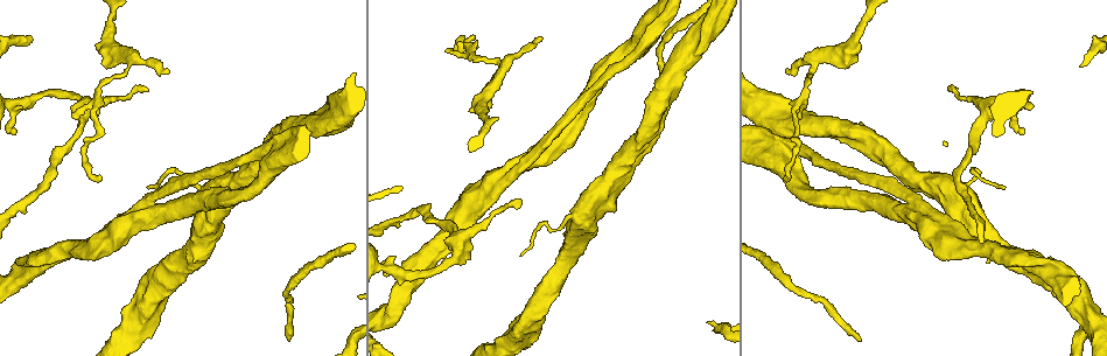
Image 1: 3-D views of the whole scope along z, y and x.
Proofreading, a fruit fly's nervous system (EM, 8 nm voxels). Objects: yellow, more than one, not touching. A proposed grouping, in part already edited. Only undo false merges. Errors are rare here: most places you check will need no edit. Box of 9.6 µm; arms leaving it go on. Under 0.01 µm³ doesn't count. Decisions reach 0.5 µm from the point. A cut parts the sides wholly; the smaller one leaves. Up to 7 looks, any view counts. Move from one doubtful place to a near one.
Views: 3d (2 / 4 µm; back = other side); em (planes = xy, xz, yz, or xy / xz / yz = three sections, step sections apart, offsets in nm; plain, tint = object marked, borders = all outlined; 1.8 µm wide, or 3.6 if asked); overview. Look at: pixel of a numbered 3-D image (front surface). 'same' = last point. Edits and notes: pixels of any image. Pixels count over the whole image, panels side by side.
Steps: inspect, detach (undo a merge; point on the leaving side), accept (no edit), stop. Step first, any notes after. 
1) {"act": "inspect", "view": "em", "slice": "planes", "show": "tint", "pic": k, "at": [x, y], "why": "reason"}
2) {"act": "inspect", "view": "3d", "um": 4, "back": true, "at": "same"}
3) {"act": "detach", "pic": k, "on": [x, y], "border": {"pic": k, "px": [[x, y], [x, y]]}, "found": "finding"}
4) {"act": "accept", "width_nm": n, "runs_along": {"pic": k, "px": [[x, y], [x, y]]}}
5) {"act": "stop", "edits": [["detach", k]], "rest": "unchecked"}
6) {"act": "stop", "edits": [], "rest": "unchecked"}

{"act": "inspect", "view": "em", "slice": "xy", "step": 4, "show": "tint", "pic": 1, "at": [832, 168], "why": "closes a loop"}

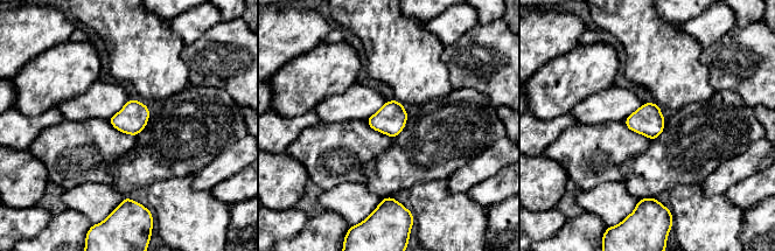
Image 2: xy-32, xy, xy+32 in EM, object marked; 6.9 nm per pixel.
{"act": "inspect", "view": "em", "slice": "planes", "show": "tint", "at": "same", "why": "cut it another way"}

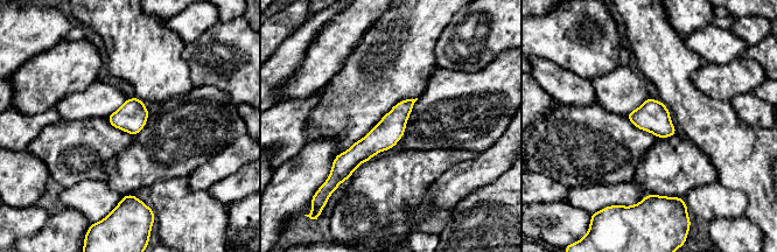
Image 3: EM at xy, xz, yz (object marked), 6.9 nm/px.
{"act": "accept", "runs_along": {"pic": 3, "px": [[411, 102], [369, 146], [337, 170]]}, "found": "continuous, no second cell"}

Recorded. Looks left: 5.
{"act": "inspect", "view": "em", "slice": "xy", "step": 16, "show": "tint", "pic": 1, "at": [384, 269], "why": "sharp bend"}

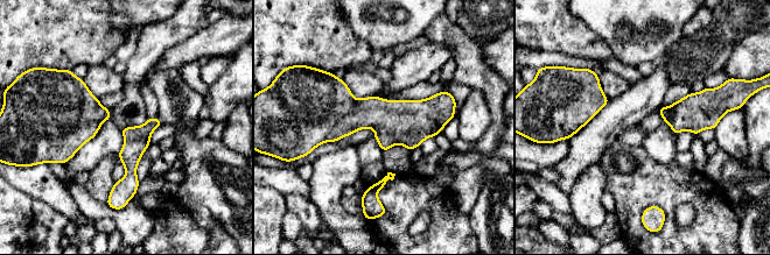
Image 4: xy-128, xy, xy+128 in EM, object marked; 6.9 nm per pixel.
{"act": "accept", "runs_along": {"pic": 4, "px": [[452, 107], [431, 115], [314, 119]]}, "found": "continuous, no second cell"}

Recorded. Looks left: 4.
{"act": "inspect", "view": "em", "slice": "xy", "step": 4, "show": "tint", "pic": 1, "at": [990, 102], "why": "three-way junction"}

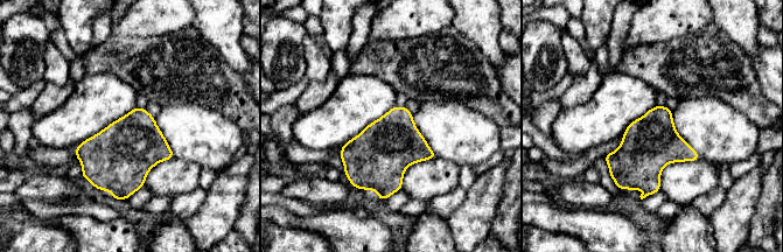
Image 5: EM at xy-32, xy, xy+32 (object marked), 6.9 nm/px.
{"act": "inspect", "view": "em", "slice": "planes", "show": "tint", "at": "same"}

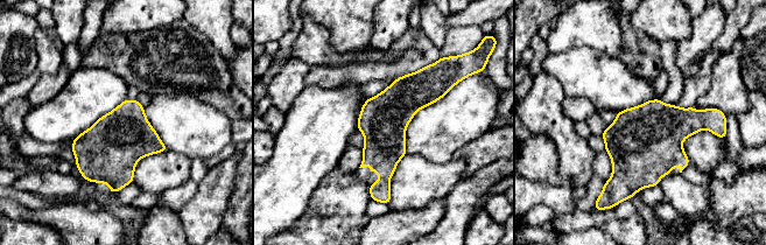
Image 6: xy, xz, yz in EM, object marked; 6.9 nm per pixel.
{"act": "accept", "width_nm": 340, "runs_along": {"pic": 6, "px": [[429, 69], [385, 118], [378, 191]]}, "found": "continuous, no second cell"}

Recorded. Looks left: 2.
{"act": "stop", "edits": [], "rest": "unchecked"}

